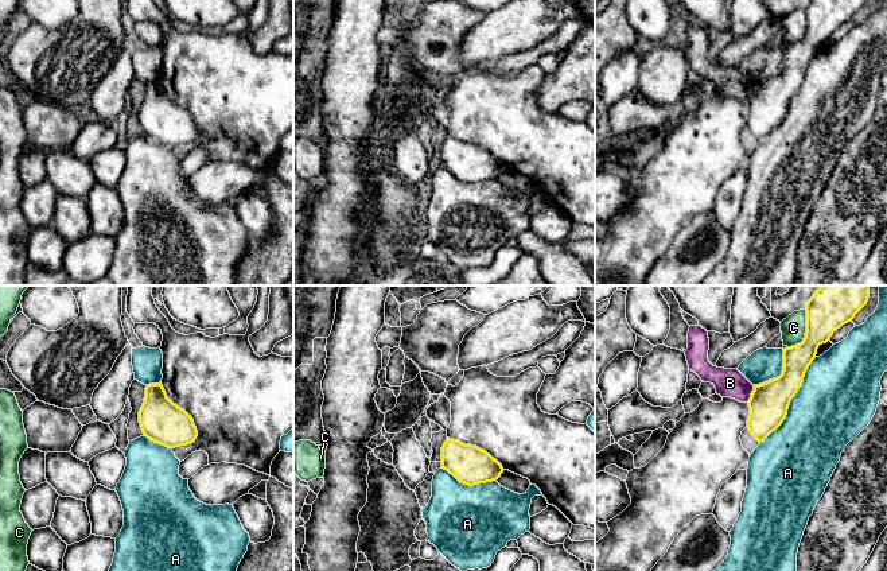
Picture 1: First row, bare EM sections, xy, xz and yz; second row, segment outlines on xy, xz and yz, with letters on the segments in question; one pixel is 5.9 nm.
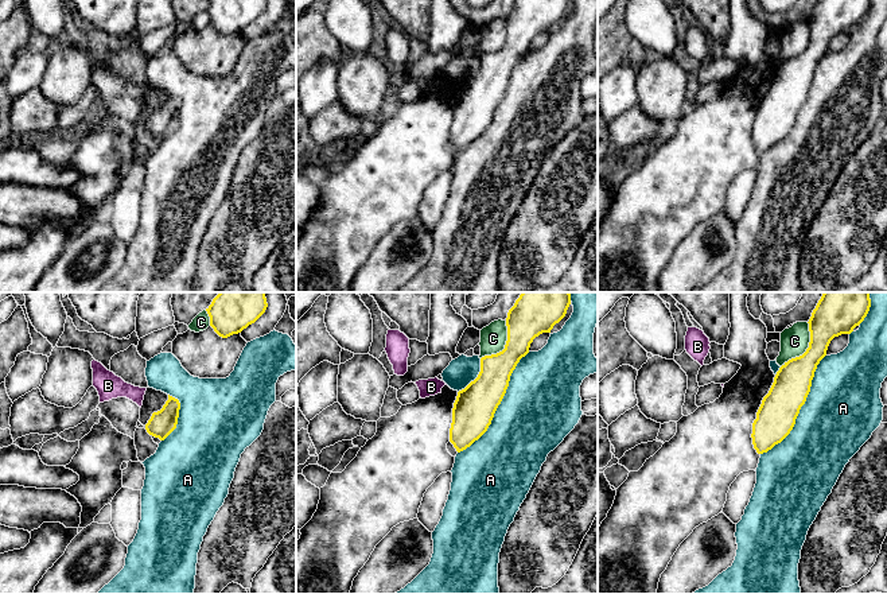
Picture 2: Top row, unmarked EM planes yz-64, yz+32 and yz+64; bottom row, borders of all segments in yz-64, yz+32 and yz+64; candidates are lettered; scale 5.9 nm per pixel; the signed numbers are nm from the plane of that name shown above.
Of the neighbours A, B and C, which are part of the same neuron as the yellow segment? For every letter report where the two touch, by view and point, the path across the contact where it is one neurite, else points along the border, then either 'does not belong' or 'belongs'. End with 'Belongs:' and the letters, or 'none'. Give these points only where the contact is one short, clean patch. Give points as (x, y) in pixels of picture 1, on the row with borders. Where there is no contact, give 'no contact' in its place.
A: contact yz (790, 400); does not belong
B: contact yz (751, 393); border yz (754, 385), (747, 401); does not belong
C: contact yz (806, 331); does not belong
Belongs: none

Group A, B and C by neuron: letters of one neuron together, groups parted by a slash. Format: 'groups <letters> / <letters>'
groups A / B / C

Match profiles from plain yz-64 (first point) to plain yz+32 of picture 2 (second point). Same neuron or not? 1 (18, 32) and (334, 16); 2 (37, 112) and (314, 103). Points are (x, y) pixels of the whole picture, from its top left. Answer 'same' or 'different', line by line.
1: different
2: different

